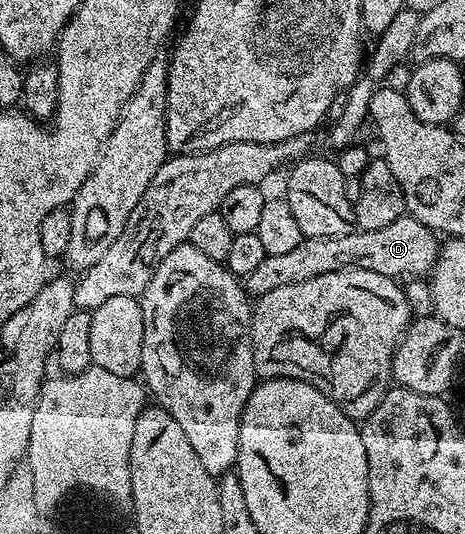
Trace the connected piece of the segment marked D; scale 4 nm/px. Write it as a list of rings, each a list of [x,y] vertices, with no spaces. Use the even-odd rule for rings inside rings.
[[[406,214],[395,218],[395,222],[382,226],[380,230],[354,230],[331,238],[306,236],[299,242],[299,246],[284,254],[265,255],[261,265],[244,277],[243,287],[250,297],[256,298],[271,290],[279,290],[279,286],[307,282],[311,278],[319,278],[319,274],[331,274],[344,268],[375,270],[375,274],[394,278],[425,278],[433,271],[438,251],[439,240],[433,229]]]

